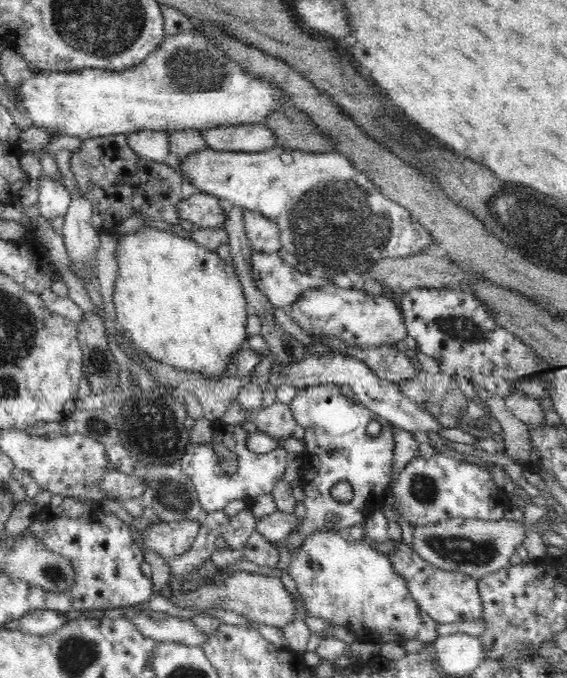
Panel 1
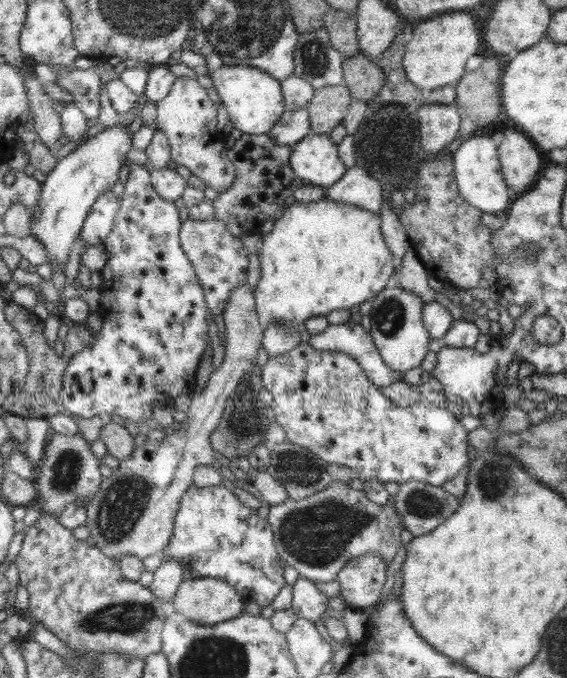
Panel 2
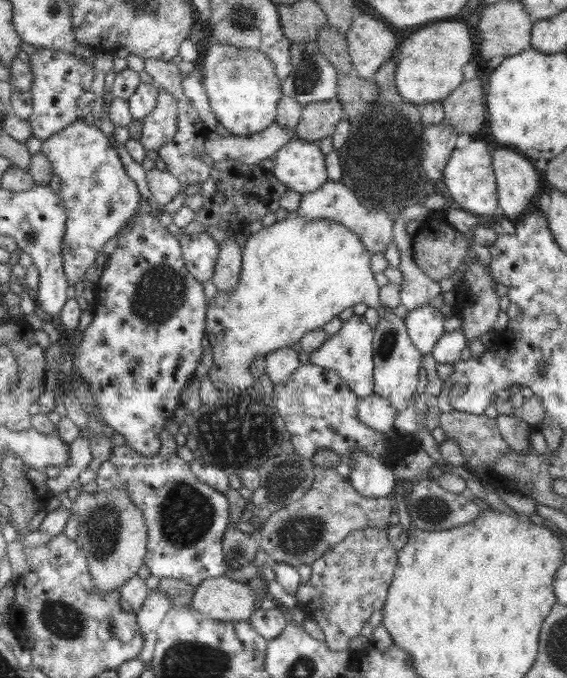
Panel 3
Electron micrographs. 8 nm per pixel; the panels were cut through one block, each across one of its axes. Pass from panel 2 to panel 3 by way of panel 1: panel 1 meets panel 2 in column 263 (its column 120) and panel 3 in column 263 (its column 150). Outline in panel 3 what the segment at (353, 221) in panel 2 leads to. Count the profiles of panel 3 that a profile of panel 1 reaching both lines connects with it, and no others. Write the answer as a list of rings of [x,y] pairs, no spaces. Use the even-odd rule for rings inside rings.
[[[290,212],[289,217],[282,221],[276,221],[274,224],[263,227],[260,231],[250,234],[243,249],[241,249],[242,273],[235,289],[227,295],[218,290],[216,296],[212,300],[207,301],[206,311],[206,330],[205,344],[209,347],[213,354],[212,366],[207,375],[213,382],[213,385],[219,390],[229,390],[231,388],[246,388],[251,385],[252,376],[249,371],[250,365],[258,356],[266,356],[279,348],[292,346],[296,344],[307,332],[316,329],[322,329],[335,316],[338,316],[345,308],[350,308],[355,304],[366,304],[368,307],[376,308],[379,318],[384,317],[386,308],[381,305],[379,299],[379,286],[374,280],[374,272],[370,269],[371,253],[360,242],[360,237],[348,230],[345,226],[339,224],[335,220],[327,220],[327,218],[319,218],[319,220],[308,220],[299,214]]]

